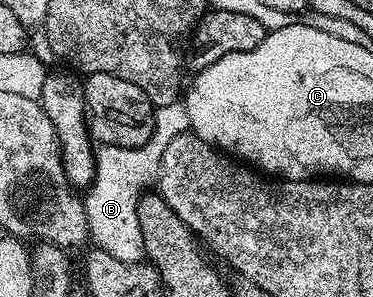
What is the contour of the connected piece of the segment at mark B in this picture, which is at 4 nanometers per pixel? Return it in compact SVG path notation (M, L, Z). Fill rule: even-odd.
M154 137L148 146L123 148L122 146L96 147L96 166L93 182L83 194L85 215L89 225L89 238L96 249L115 256L115 260L139 262L146 257L142 229L139 228L139 204L144 187L158 177L161 169L161 153L166 139Z

